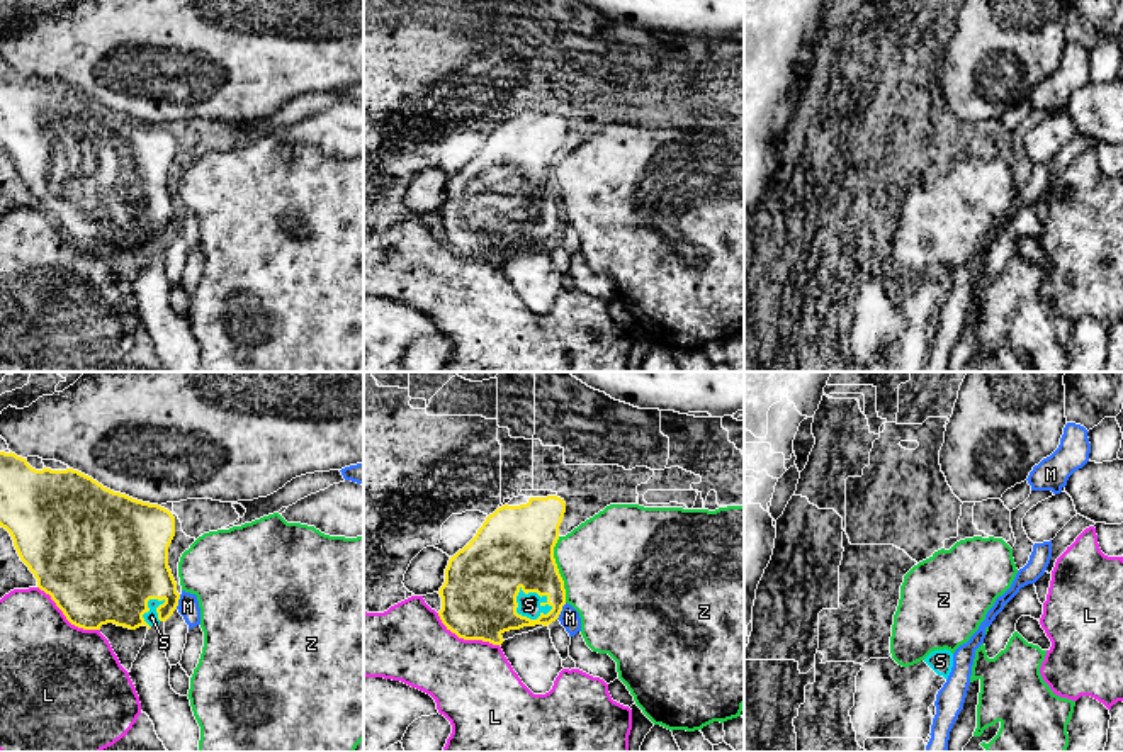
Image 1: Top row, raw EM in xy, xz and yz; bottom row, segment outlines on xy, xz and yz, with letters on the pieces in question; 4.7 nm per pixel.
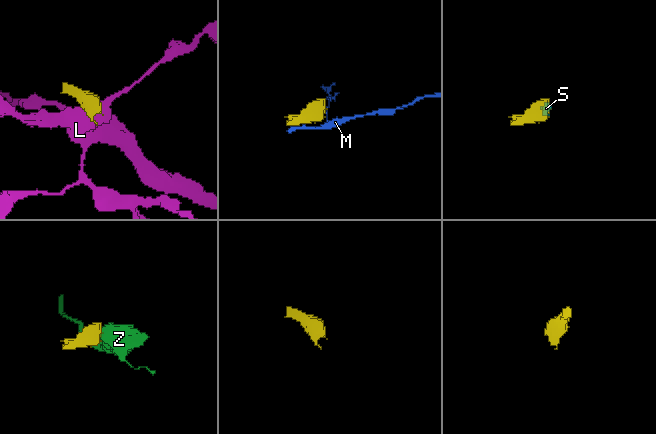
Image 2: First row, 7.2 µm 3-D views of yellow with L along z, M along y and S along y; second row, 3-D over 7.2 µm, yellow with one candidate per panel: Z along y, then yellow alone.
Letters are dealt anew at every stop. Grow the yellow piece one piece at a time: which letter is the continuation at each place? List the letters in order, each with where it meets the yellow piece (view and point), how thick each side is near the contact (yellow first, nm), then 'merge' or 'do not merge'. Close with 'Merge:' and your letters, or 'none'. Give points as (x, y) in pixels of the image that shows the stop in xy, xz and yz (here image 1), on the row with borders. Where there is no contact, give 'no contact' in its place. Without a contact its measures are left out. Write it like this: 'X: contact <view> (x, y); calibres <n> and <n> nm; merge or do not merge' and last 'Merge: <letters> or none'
L: contact xy (67, 618); calibres 480 and 460 nm; do not merge
M: contact xz (561, 610); calibres 220 and 100 nm; do not merge
S: contact xz (537, 593); calibres 380 and 110 nm; merge
Z: contact xz (558, 569); calibres 380 and 480 nm; do not merge
Merge: S

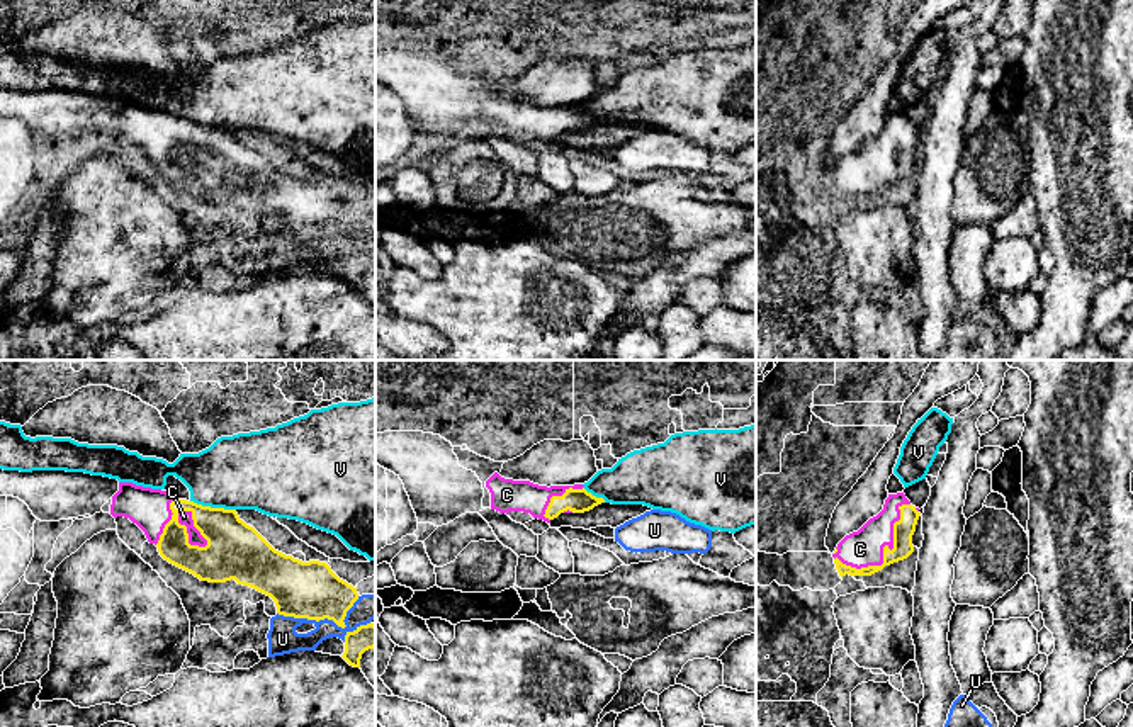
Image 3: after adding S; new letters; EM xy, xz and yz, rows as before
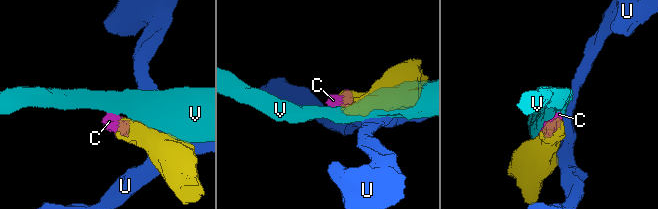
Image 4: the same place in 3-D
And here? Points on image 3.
C: contact yz (884, 551); calibres 100 and 180 nm; merge
U: contact xy (325, 617); calibres 280 and 140 nm; do not merge
V: contact xy (213, 508); calibres 280 and 360 nm; do not merge
Merge: C

